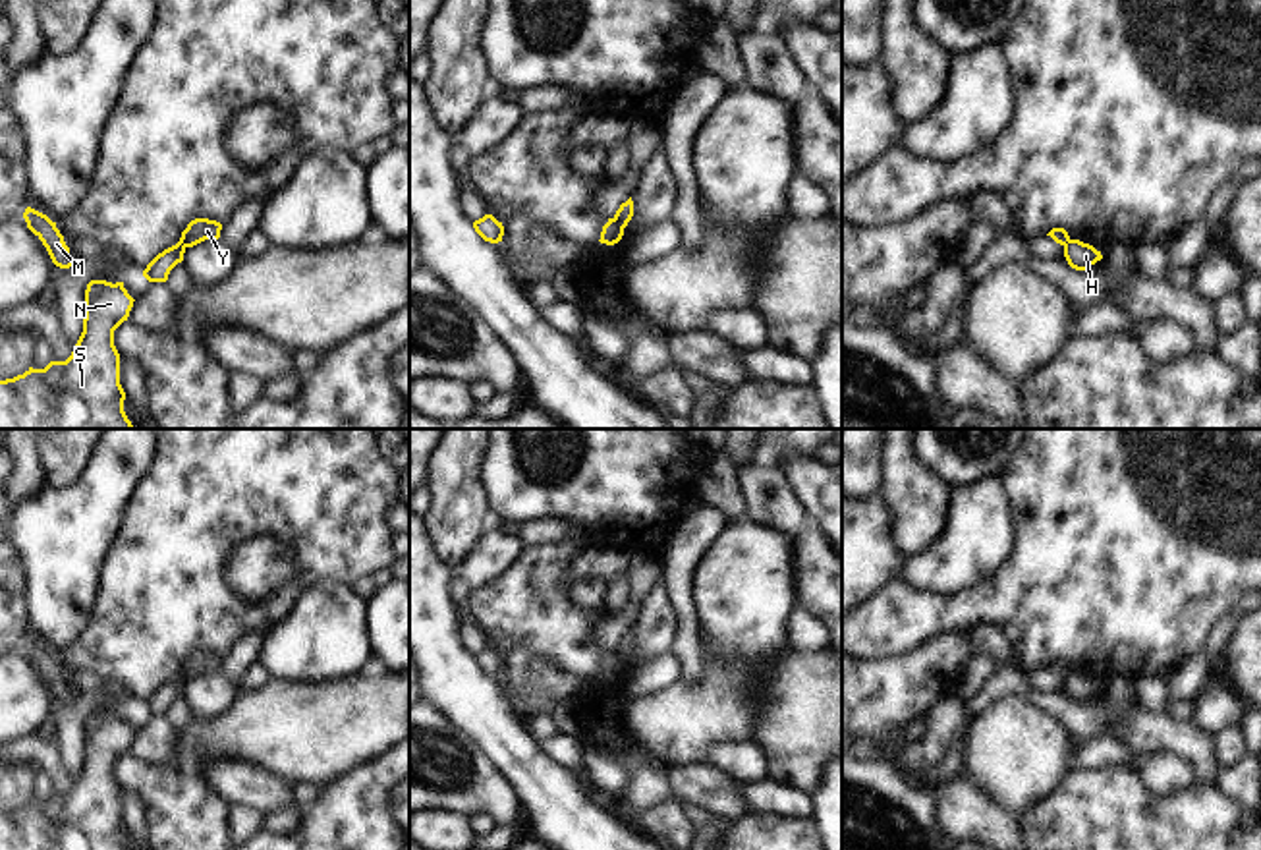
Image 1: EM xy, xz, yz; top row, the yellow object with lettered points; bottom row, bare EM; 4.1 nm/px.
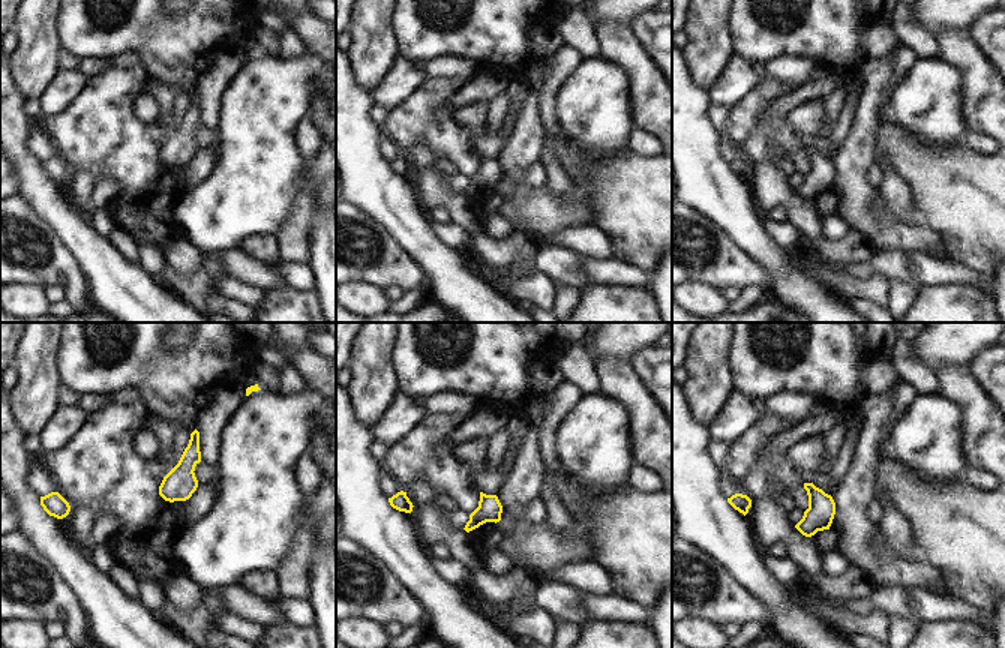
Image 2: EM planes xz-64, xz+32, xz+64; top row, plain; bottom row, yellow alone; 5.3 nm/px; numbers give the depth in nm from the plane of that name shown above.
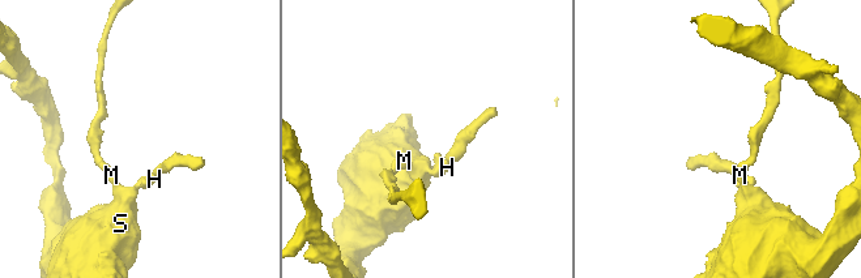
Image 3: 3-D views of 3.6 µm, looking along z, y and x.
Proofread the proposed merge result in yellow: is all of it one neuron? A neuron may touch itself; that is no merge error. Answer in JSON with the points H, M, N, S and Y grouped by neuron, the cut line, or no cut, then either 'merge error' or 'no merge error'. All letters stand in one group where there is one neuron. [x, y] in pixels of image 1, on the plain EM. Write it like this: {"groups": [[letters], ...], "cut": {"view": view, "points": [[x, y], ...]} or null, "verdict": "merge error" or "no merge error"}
{"groups": [["H", "M", "N", "S"], ["Y"]], "cut": {"view": "xz", "points": [[613, 651], [622, 661]]}, "verdict": "merge error"}

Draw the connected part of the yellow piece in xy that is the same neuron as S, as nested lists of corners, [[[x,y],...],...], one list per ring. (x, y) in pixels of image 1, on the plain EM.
[[[91,713],[85,722],[83,765],[71,788],[0,813],[0,850],[127,850],[114,763],[127,753],[133,734],[124,715]]]

